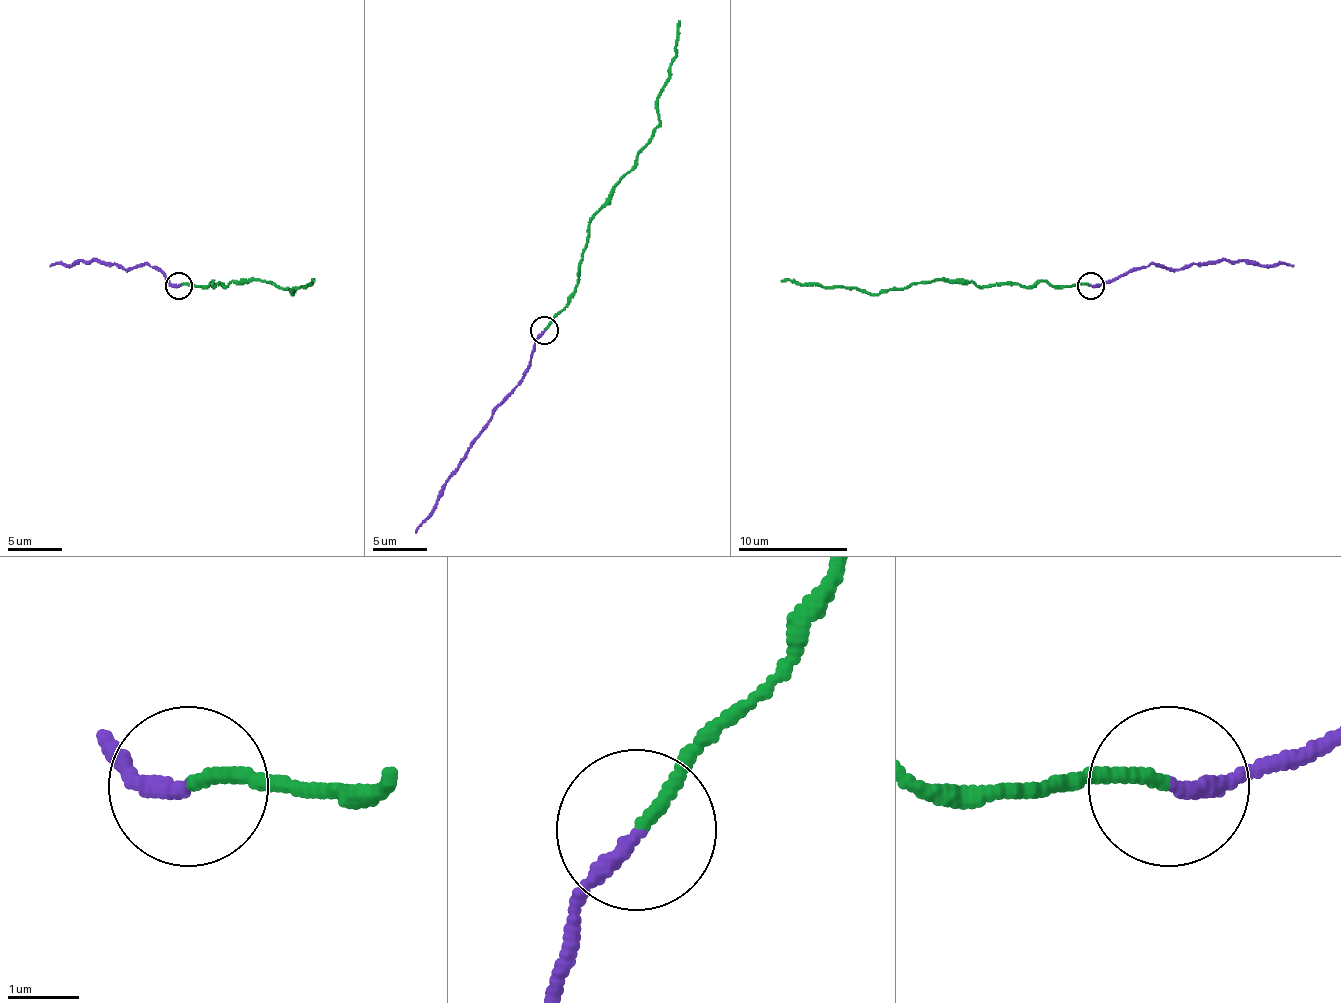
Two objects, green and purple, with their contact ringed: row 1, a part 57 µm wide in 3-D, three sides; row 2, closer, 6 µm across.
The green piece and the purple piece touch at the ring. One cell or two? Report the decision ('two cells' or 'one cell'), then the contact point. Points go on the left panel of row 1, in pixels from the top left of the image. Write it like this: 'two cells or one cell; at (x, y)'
one cell; at (179, 285)

